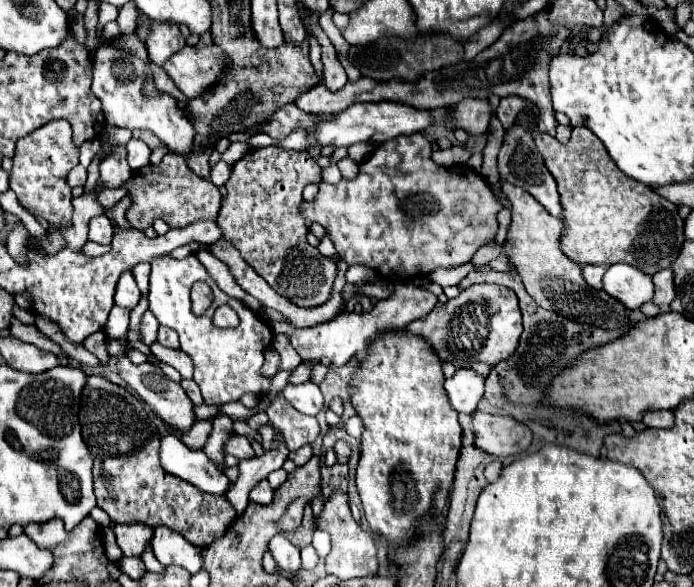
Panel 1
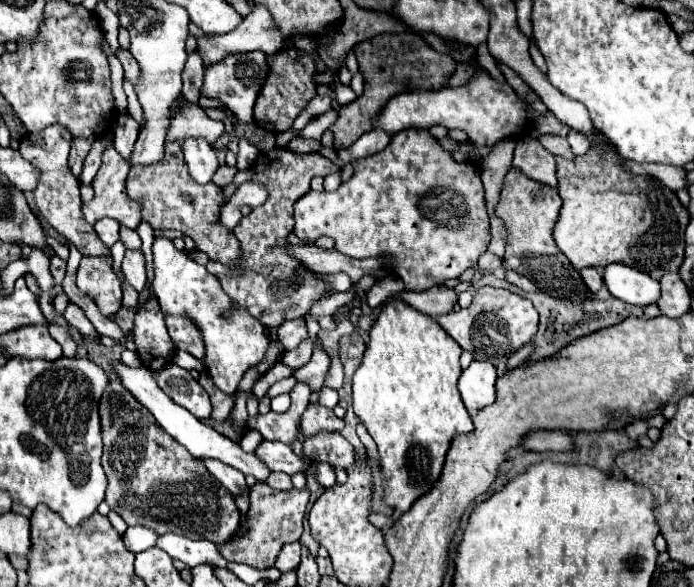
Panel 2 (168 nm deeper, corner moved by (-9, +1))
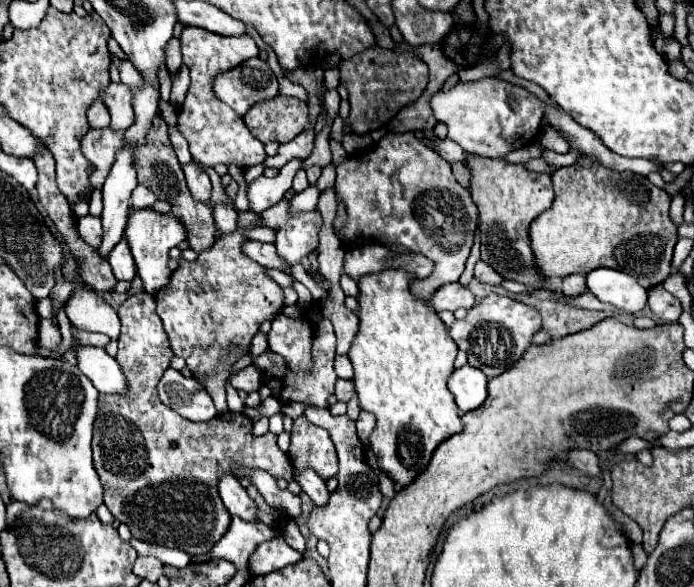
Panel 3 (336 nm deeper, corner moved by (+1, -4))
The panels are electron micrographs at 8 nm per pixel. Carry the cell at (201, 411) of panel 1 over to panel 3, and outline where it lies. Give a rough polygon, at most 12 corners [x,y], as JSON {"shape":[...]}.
{"shape":[[258,331],[252,339],[250,353],[252,357],[268,349],[266,333]]}

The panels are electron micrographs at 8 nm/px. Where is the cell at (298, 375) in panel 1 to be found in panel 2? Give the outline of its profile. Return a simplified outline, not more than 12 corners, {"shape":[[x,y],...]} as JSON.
{"shape":[[294,376],[280,380],[268,390],[268,396],[290,392],[296,384]]}

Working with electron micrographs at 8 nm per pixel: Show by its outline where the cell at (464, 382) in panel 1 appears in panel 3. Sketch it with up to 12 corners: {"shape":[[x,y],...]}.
{"shape":[[470,365],[454,369],[448,387],[459,411],[488,397],[486,375]]}

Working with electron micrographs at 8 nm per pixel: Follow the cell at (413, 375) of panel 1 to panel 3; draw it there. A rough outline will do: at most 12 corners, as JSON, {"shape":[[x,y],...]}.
{"shape":[[408,271],[358,279],[348,351],[382,469],[462,429],[458,347]]}

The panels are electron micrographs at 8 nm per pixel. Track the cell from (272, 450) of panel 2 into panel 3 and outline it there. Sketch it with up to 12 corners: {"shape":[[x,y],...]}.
{"shape":[[302,471],[296,477],[302,491],[324,507],[330,491],[316,471]]}

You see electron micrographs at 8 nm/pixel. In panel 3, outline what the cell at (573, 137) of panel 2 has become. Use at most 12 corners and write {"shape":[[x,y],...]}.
{"shape":[[551,126],[543,131],[543,147],[561,154],[569,144],[562,133]]}

